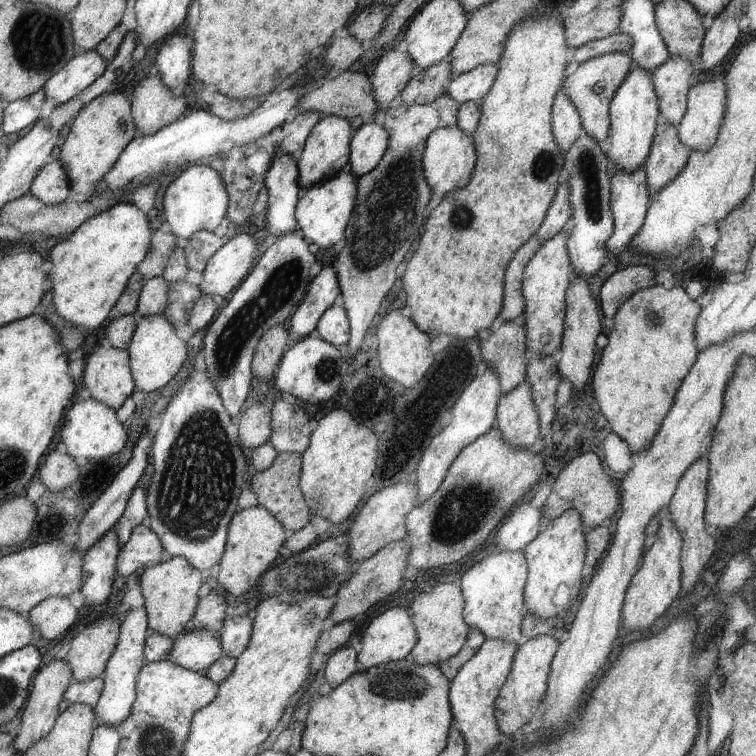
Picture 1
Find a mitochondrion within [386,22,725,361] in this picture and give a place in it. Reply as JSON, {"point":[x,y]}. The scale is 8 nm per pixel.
{"point":[587,163]}

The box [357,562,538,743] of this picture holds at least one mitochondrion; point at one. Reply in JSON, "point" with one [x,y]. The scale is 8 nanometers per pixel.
{"point":[400,685]}

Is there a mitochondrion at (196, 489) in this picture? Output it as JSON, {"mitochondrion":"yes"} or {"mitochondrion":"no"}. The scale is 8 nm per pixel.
{"mitochondrion":"yes"}

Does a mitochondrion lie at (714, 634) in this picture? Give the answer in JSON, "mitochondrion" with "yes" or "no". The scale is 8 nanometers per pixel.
{"mitochondrion":"no"}

